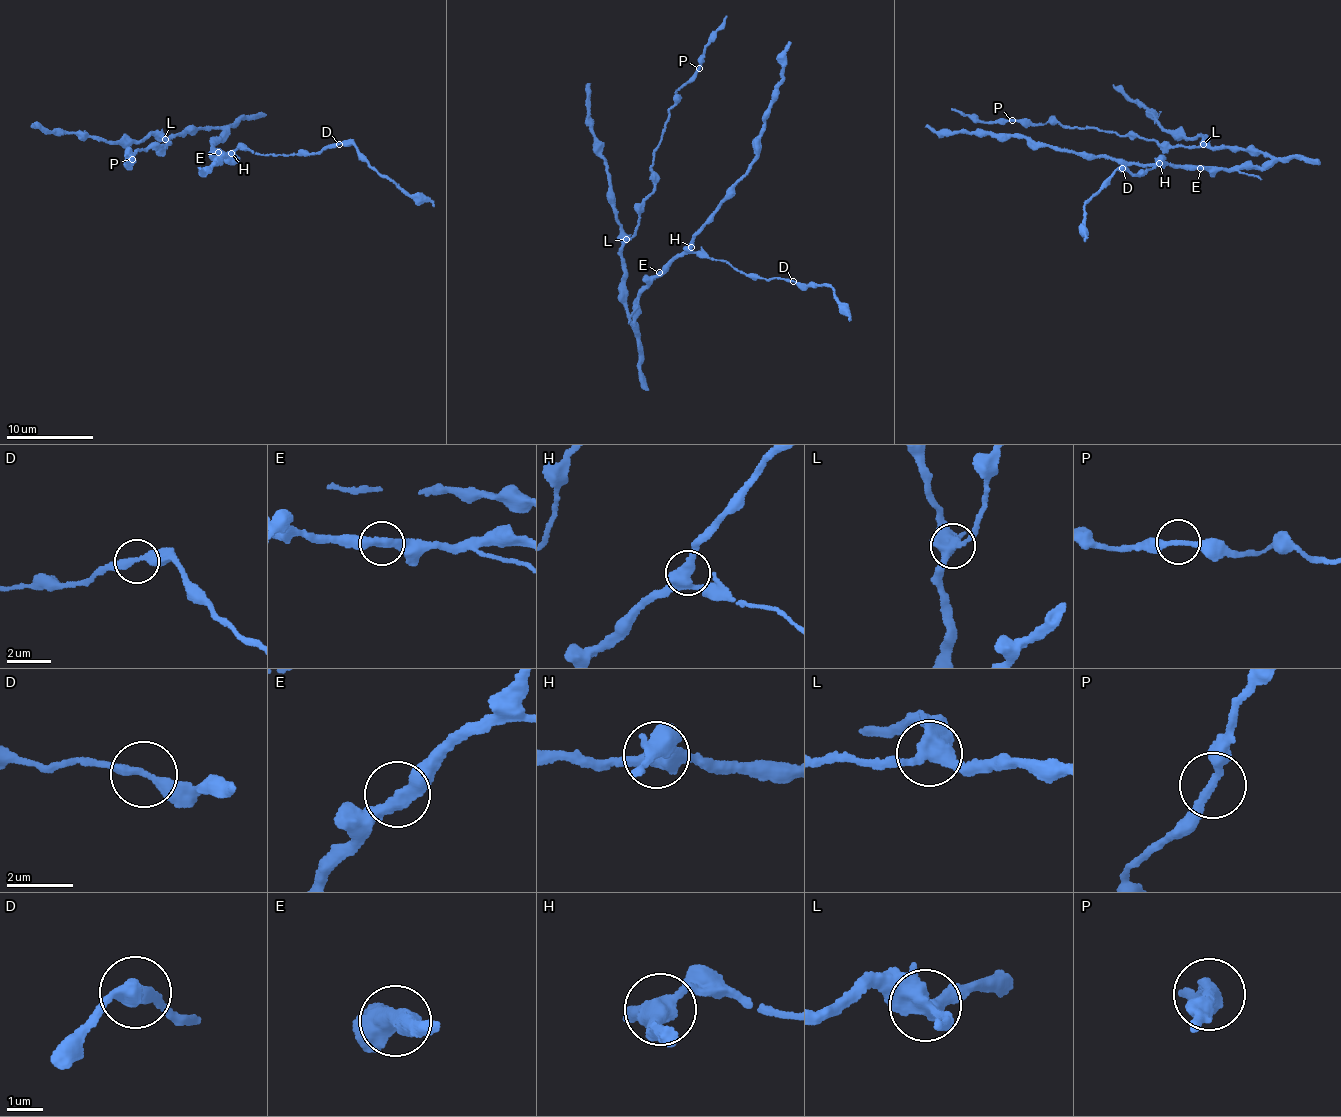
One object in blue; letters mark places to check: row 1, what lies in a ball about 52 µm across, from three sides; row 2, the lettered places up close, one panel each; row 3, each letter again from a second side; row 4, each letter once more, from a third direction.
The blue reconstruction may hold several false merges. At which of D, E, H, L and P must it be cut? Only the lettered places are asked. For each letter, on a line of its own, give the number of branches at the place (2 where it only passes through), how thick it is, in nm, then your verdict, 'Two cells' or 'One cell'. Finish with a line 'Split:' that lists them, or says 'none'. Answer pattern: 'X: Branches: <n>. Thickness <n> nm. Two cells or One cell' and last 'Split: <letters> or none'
D: Branches: 2. Thickness 320 nm. One cell
E: Branches: 2. Thickness 400 nm. One cell
H: Branches: 3. Thickness 440 nm. One cell
L: Branches: 3. Thickness 420 nm. One cell
P: Branches: 2. Thickness 240 nm. One cell
Split: none

